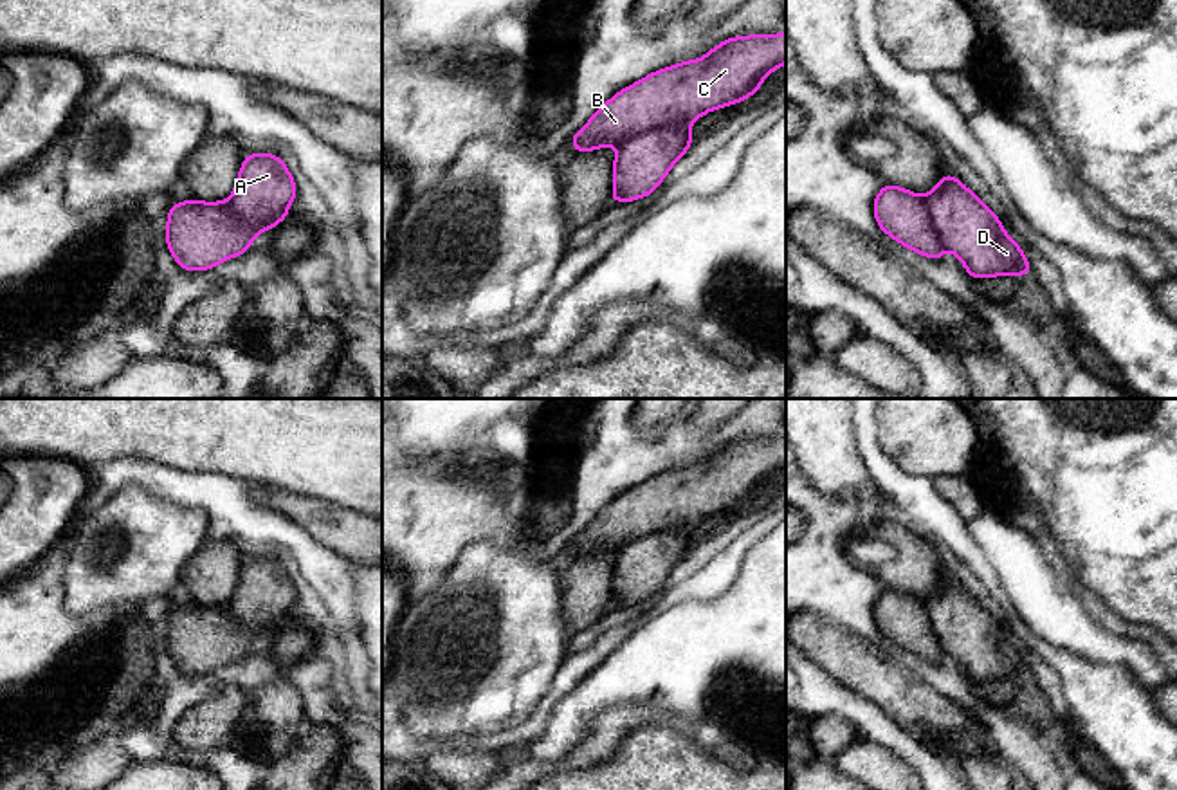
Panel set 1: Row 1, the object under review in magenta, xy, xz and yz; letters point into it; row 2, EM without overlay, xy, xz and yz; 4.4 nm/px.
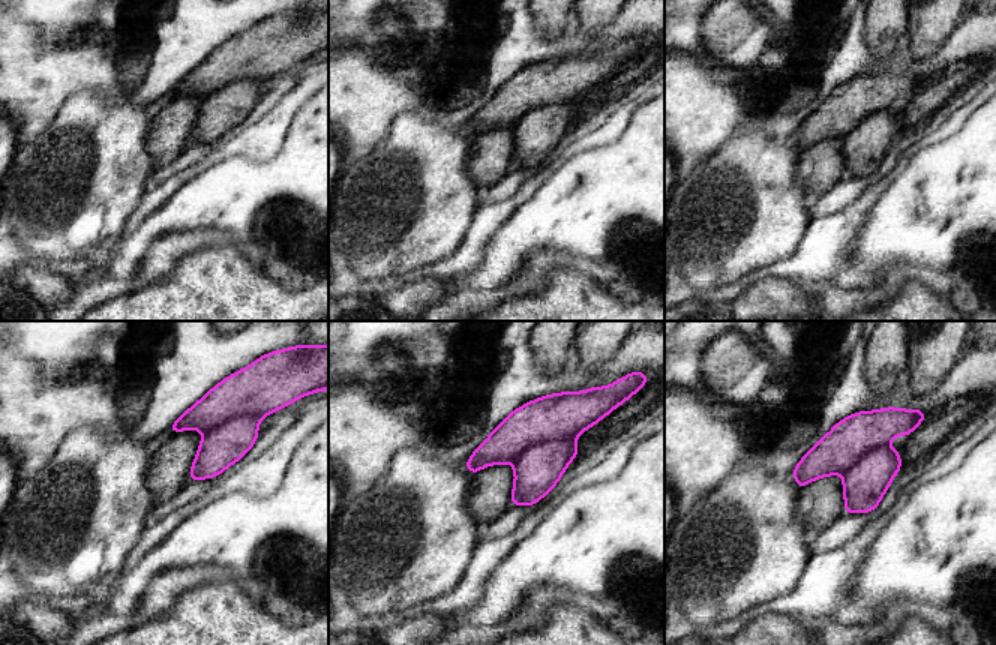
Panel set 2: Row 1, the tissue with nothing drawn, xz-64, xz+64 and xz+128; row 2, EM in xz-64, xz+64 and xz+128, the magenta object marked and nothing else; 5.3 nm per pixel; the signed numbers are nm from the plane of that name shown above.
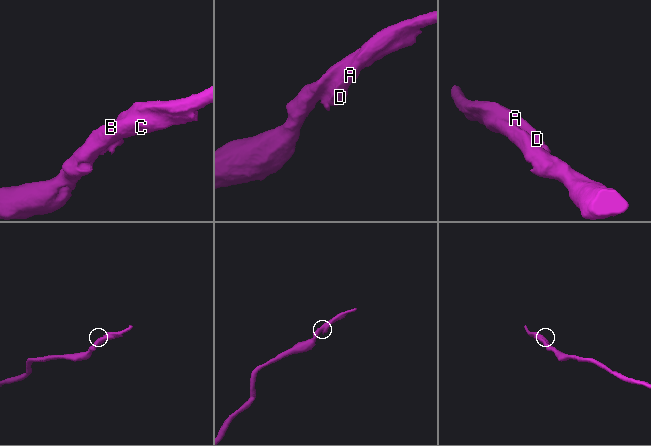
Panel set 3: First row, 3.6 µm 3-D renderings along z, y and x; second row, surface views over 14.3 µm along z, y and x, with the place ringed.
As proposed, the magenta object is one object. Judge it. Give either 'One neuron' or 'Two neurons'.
Two neurons

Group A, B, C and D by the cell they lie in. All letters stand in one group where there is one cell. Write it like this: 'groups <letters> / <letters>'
groups A D / B C

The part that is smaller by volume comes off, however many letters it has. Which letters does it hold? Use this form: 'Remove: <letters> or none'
Remove: A, D

